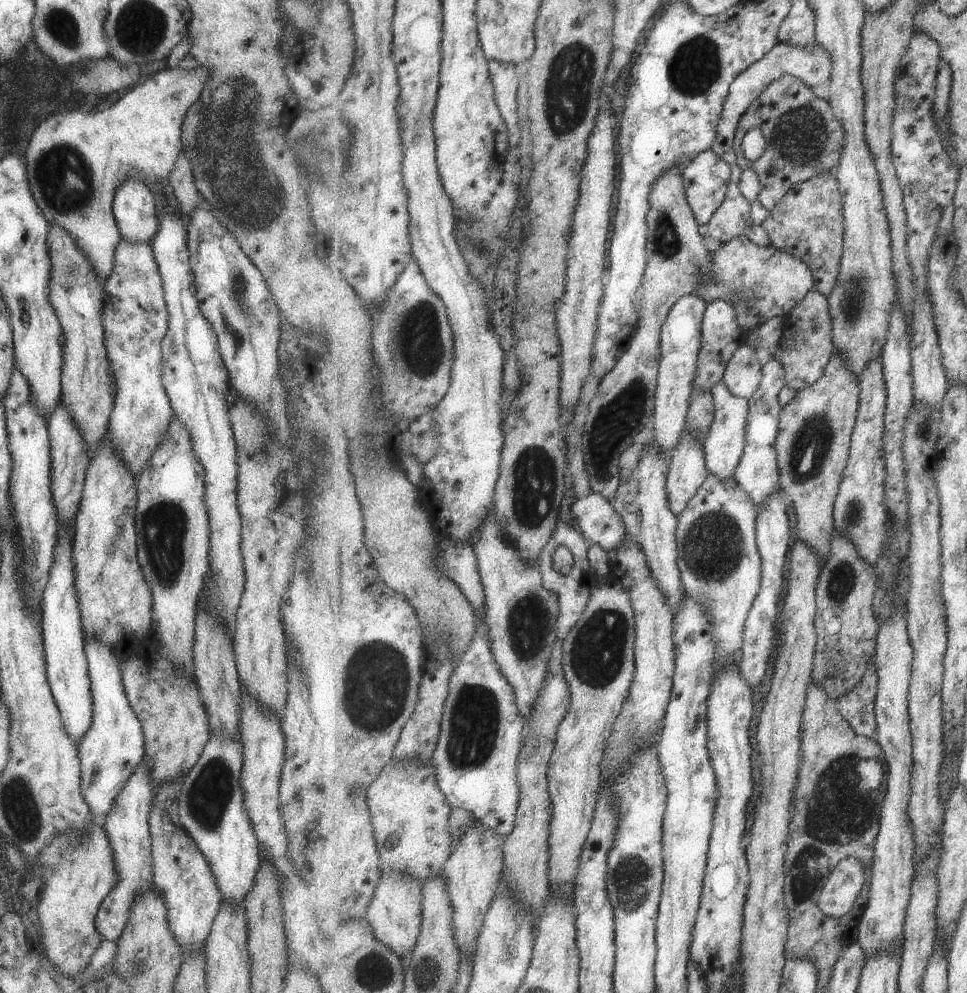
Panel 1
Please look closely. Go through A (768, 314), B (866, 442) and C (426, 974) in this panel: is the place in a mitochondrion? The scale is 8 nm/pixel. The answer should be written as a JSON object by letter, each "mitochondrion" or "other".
{"A":"other","B":"other","C":"mitochondrion"}

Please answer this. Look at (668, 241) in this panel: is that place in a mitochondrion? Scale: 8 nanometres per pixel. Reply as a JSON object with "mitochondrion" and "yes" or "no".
{"mitochondrion":"yes"}

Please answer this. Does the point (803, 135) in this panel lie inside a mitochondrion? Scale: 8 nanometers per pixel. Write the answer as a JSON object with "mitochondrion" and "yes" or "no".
{"mitochondrion":"yes"}

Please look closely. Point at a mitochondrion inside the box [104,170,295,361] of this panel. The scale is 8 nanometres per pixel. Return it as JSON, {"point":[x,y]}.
{"point":[240,288]}

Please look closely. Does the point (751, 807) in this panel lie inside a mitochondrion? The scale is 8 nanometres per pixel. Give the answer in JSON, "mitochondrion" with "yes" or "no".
{"mitochondrion":"no"}

